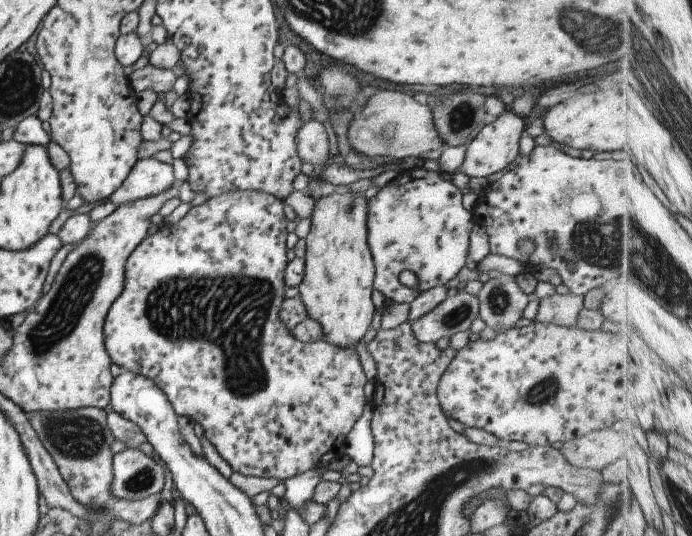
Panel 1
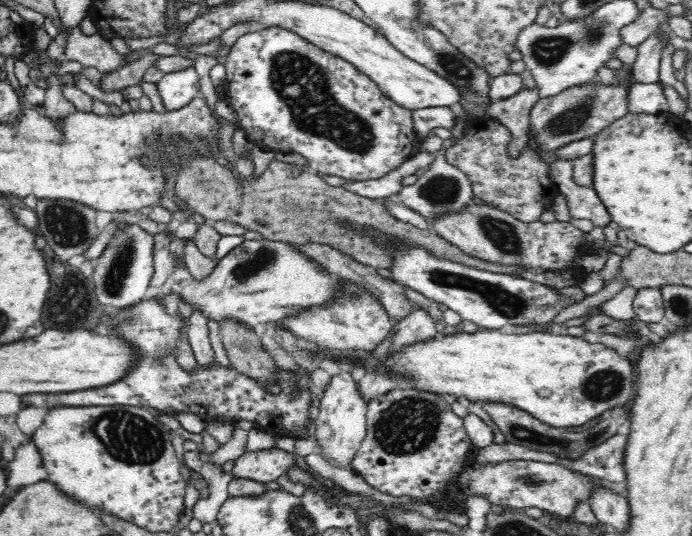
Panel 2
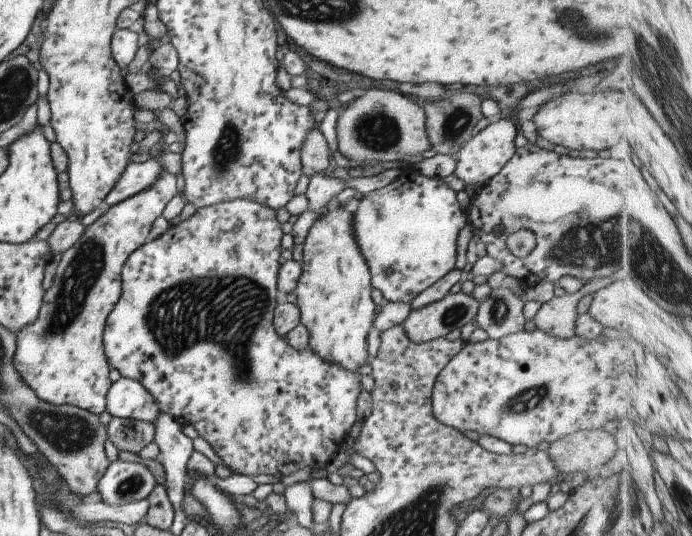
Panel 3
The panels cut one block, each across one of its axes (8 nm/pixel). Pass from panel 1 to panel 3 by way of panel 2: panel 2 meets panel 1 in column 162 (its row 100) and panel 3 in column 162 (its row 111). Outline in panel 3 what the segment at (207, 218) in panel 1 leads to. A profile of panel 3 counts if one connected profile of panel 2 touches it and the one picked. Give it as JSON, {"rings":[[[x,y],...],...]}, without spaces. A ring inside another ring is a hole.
{"rings":[[[229,200],[207,208],[195,210],[187,220],[170,225],[159,238],[146,240],[137,250],[133,250],[120,270],[120,294],[115,306],[107,315],[102,332],[102,345],[108,367],[117,370],[119,375],[136,380],[157,401],[159,412],[170,414],[183,424],[191,424],[197,436],[203,438],[221,462],[239,474],[259,476],[271,474],[275,477],[287,476],[305,467],[317,469],[325,467],[342,447],[342,440],[355,422],[355,400],[359,396],[360,375],[343,370],[337,364],[327,364],[313,352],[291,348],[285,337],[277,336],[273,328],[275,304],[275,280],[281,263],[281,224],[275,218],[275,211],[257,204],[255,200]]]}

